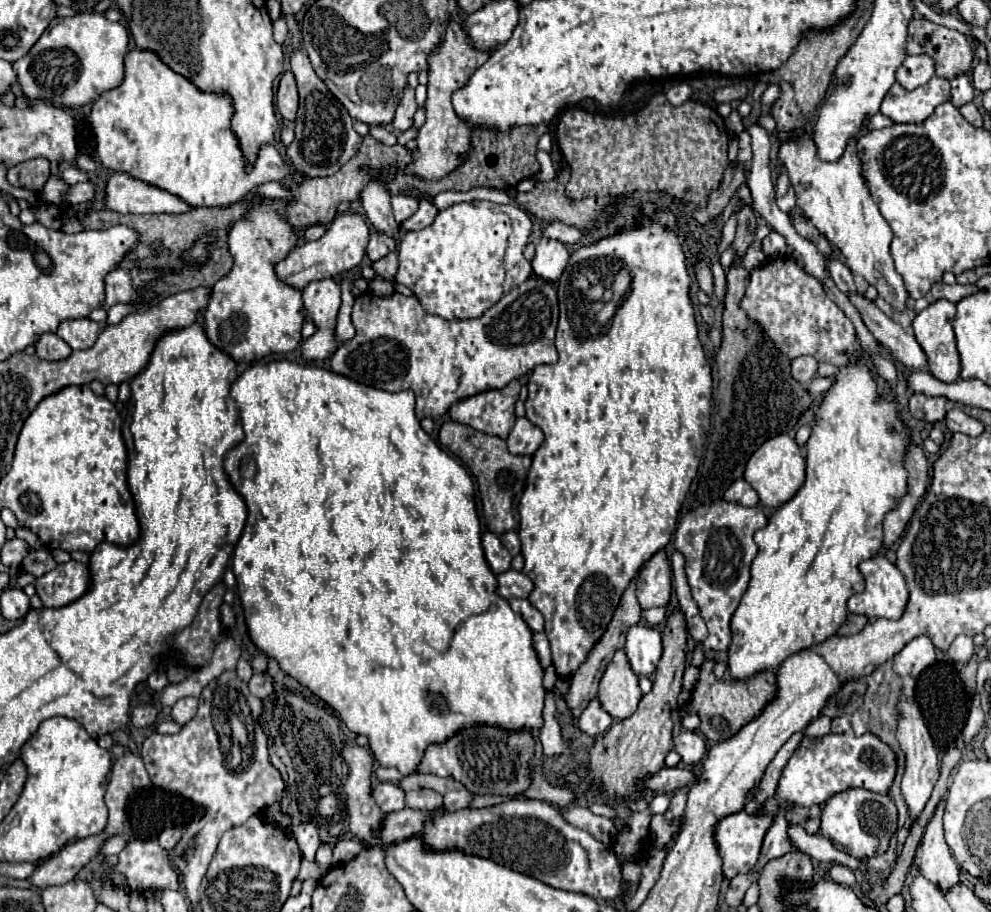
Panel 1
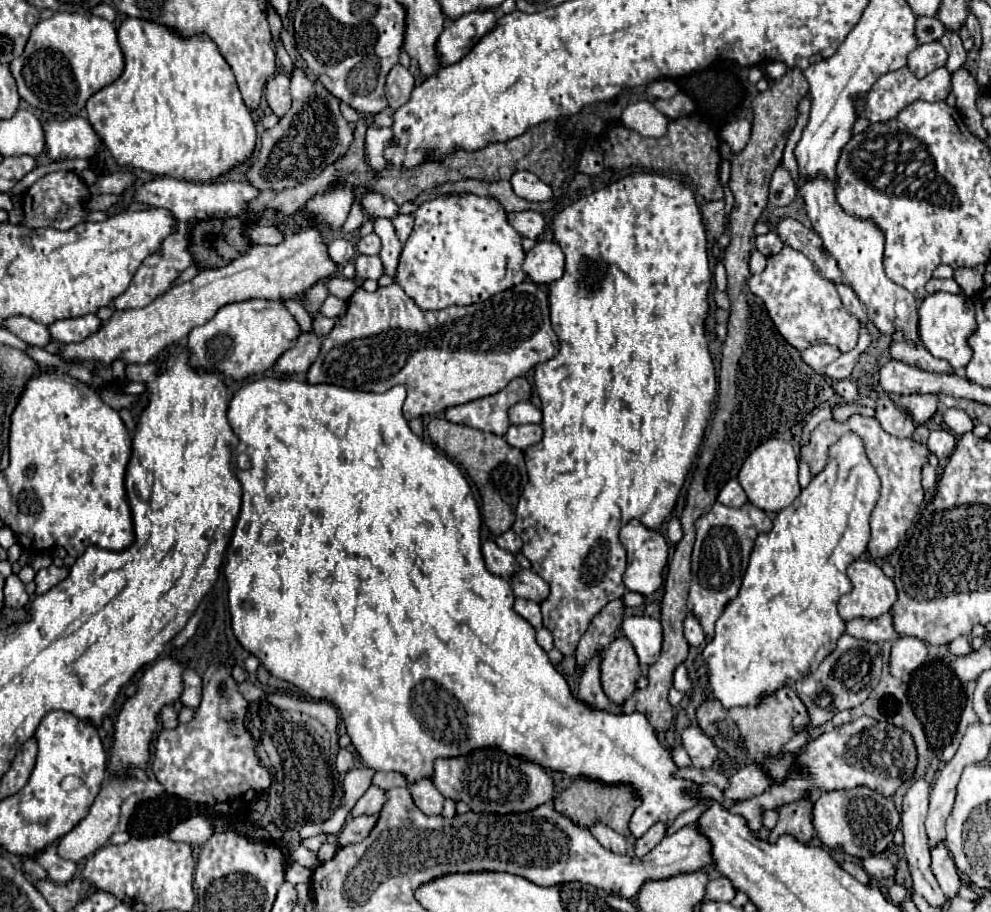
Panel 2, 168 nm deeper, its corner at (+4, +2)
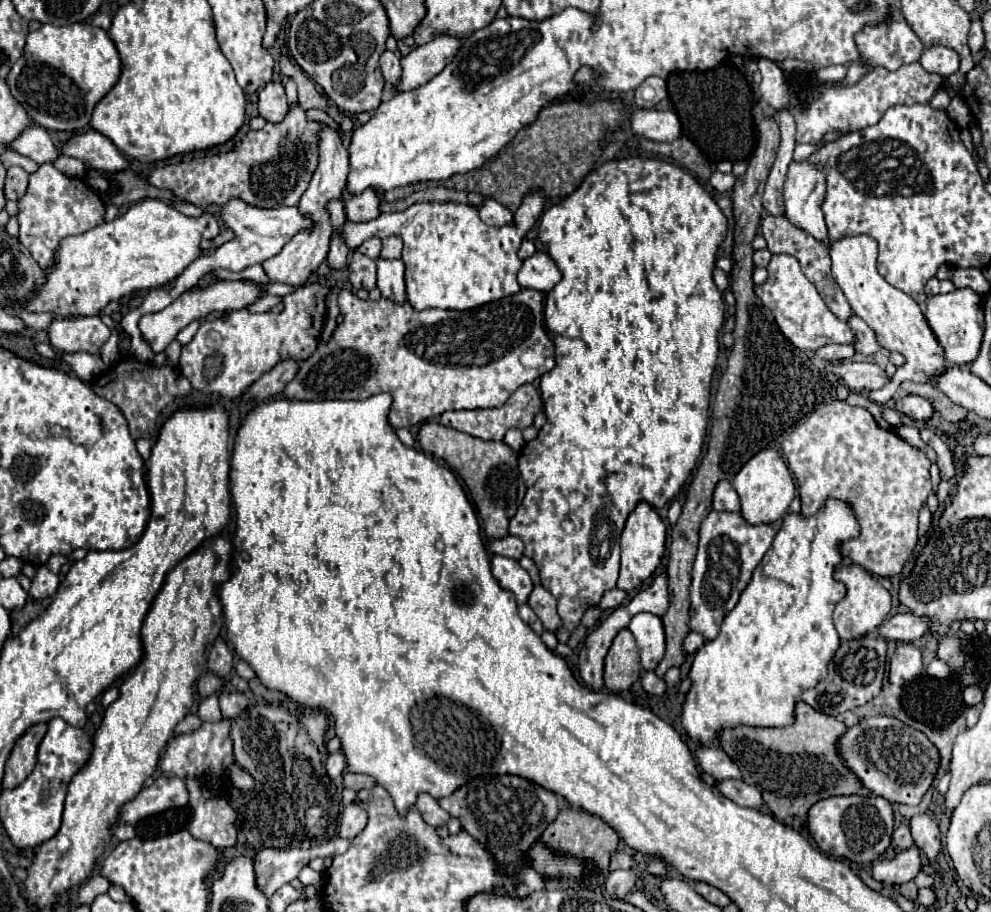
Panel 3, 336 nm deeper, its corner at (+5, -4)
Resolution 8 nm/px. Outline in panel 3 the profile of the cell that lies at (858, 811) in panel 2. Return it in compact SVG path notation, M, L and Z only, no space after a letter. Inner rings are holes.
M881 796L825 798L811 806L807 828L811 838L825 854L833 858L847 858L857 864L871 864L889 850L893 832L893 808Z

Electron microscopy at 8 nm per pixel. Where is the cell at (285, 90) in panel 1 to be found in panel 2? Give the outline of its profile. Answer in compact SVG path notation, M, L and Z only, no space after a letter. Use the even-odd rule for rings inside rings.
M288 74L272 76L268 80L268 84L266 84L268 106L280 118L290 110L290 90L288 90L288 84L290 84L290 76Z

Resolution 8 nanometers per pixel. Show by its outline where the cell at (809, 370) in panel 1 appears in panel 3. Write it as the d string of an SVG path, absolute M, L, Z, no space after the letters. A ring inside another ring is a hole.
M827 344L827 346L819 348L815 354L817 354L819 358L827 360L827 362L837 362L837 360L853 358L855 350L853 350L853 344Z

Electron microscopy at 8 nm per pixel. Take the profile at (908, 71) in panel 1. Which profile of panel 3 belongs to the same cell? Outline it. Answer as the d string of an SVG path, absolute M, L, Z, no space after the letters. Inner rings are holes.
M933 46L933 48L923 50L923 56L921 56L919 62L927 72L935 72L935 74L939 74L943 78L949 78L953 72L957 72L957 68L961 64L961 58L951 48Z

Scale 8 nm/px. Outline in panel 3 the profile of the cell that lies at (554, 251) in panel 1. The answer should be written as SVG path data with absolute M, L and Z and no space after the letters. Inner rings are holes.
M535 252L527 258L517 276L521 288L533 288L539 292L549 292L559 280L561 272L547 252Z

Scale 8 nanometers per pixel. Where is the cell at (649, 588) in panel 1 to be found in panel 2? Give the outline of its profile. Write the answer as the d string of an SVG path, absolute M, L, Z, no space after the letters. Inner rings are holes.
M632 520L620 530L620 540L622 540L622 544L628 552L628 568L624 572L624 586L630 592L638 592L638 594L644 594L644 596L654 594L664 580L662 576L664 576L664 568L666 568L666 562L668 562L666 538L660 532L648 530L640 522Z

